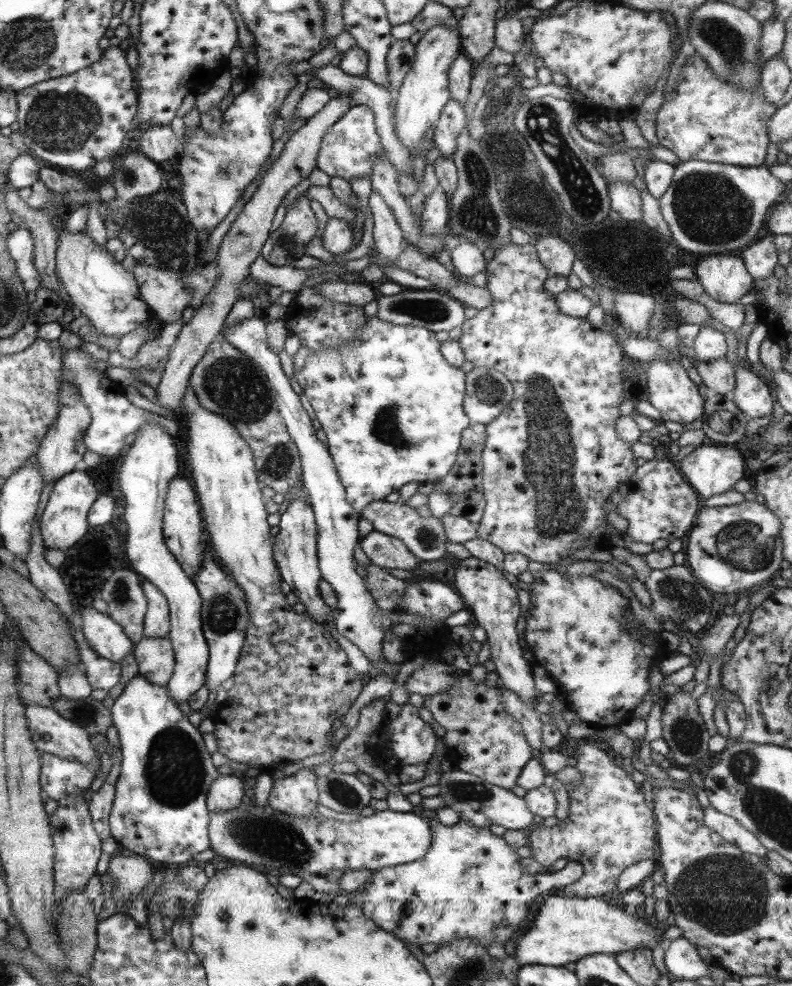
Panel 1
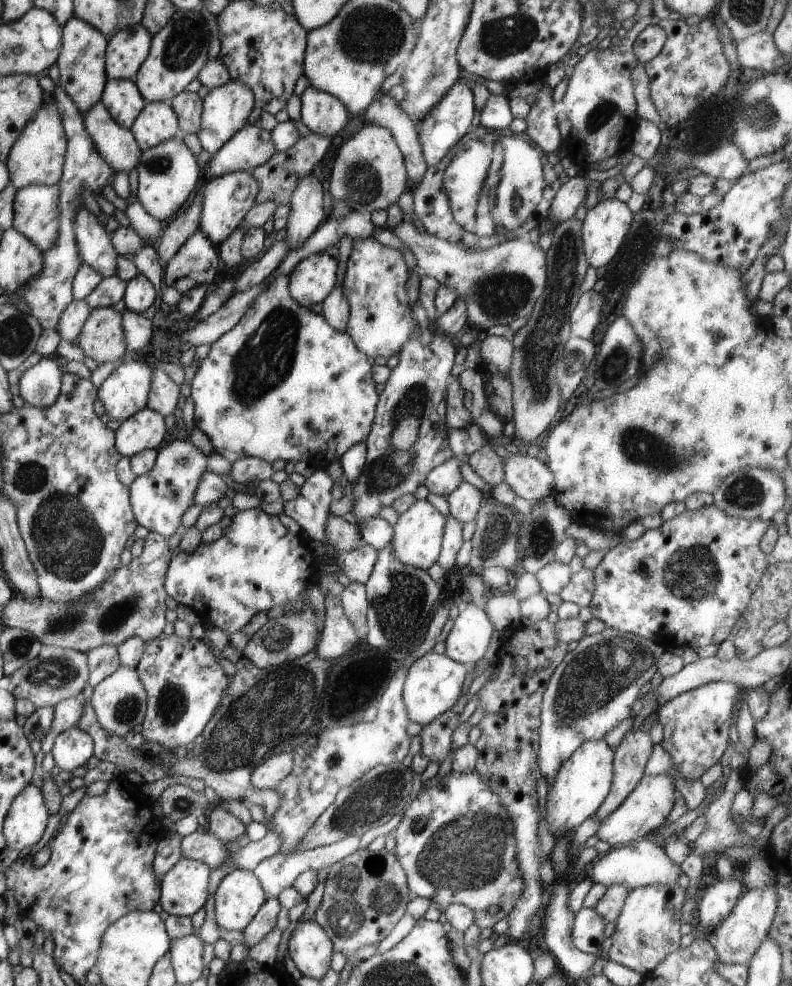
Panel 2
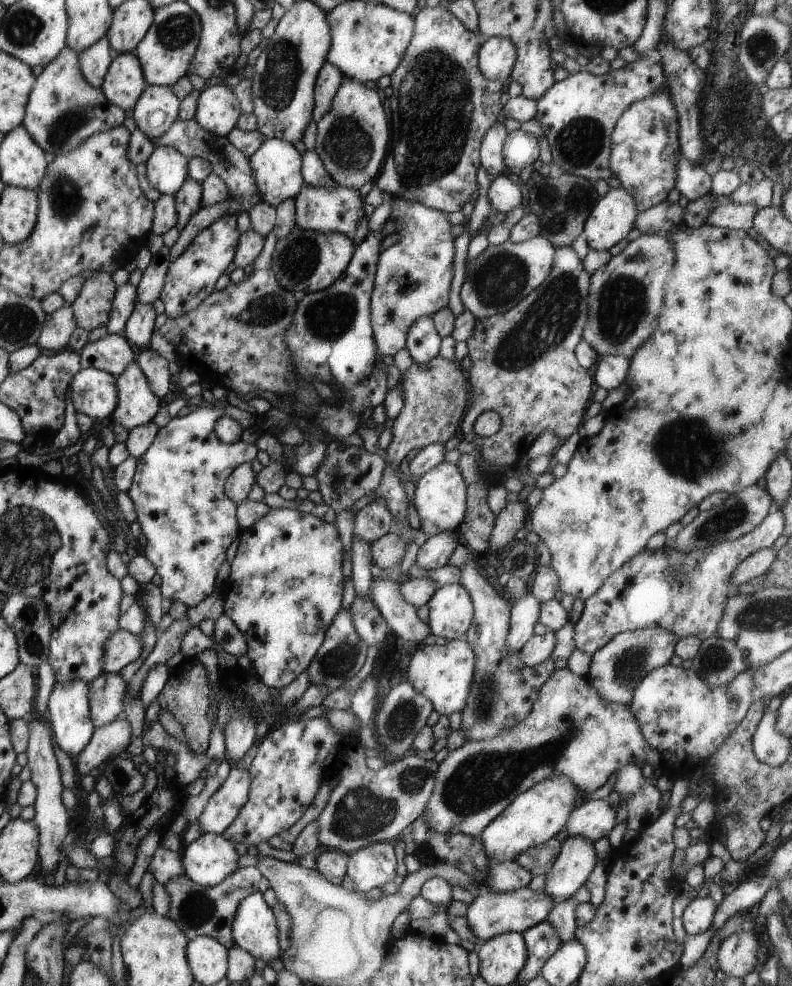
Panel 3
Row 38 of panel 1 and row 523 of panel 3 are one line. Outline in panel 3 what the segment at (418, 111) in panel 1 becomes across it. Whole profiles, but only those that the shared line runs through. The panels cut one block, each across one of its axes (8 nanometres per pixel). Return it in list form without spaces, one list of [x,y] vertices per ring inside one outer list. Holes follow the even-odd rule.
[[[441,461],[416,479],[412,503],[420,518],[420,530],[425,536],[456,531],[466,511],[466,486],[459,469],[445,461]]]

